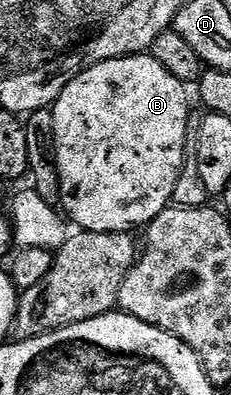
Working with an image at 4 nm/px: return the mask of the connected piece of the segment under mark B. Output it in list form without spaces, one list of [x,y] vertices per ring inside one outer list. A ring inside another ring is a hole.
[[[149,52],[144,54],[128,54],[126,58],[112,58],[106,62],[95,64],[87,68],[71,84],[63,88],[51,109],[55,120],[55,152],[57,153],[57,167],[61,181],[60,209],[67,215],[70,223],[77,222],[80,218],[89,218],[87,229],[91,232],[104,234],[120,234],[132,231],[132,226],[144,228],[152,222],[159,212],[163,212],[172,203],[175,184],[179,180],[179,172],[183,168],[183,144],[187,136],[187,120],[191,116],[189,110],[189,90],[185,83],[180,82]]]

